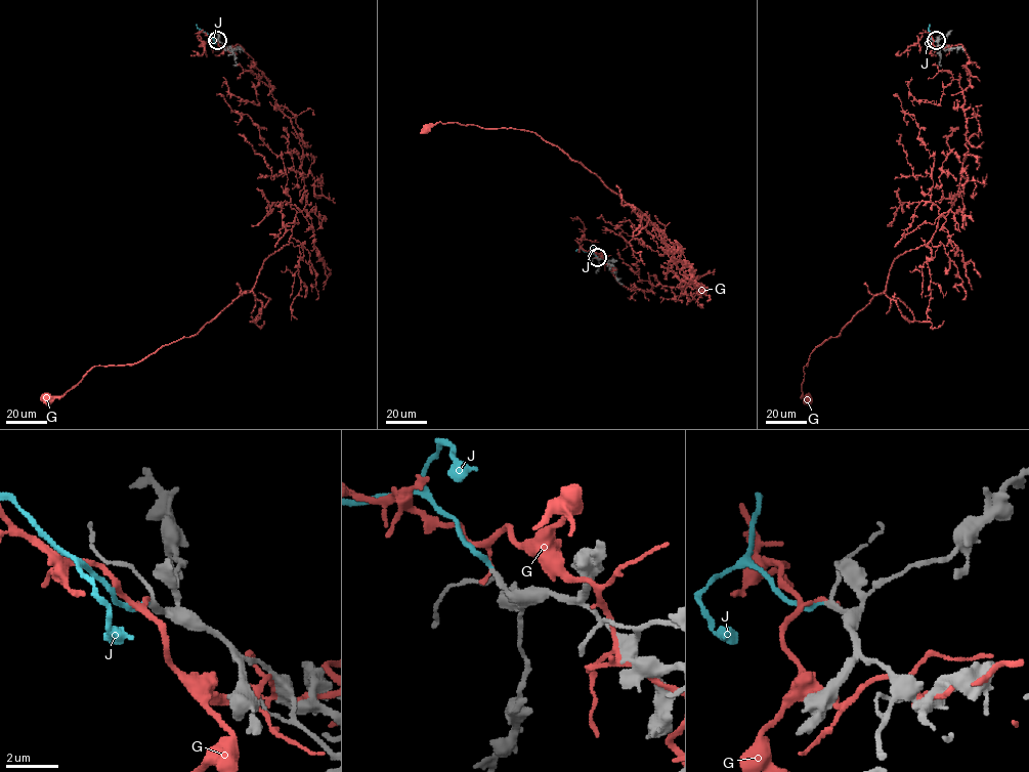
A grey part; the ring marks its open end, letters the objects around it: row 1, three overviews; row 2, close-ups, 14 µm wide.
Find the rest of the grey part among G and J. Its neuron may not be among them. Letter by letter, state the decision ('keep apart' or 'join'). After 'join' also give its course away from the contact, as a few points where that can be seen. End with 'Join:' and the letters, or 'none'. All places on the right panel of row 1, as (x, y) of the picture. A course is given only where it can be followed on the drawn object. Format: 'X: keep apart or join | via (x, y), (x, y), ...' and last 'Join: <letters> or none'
G: keep apart
J: join | via (936, 41), (930, 37), (930, 24)
Join: J

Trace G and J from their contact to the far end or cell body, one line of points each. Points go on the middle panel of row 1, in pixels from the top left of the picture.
G: (596, 257), (632, 290), (651, 284), (682, 289), (687, 275), (640, 210), (533, 132), (456, 122), (428, 127)
J: (597, 257), (591, 251), (575, 251)

